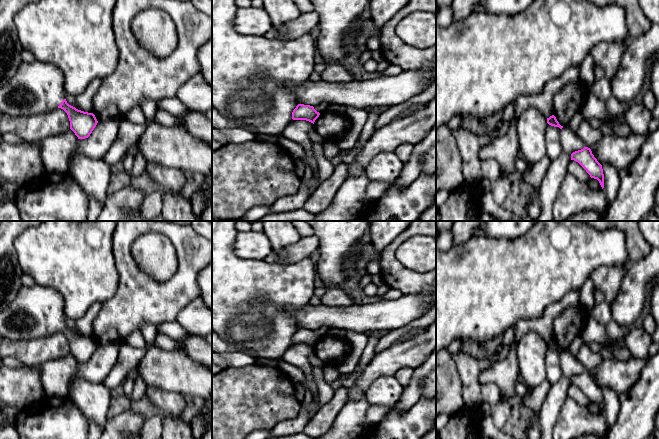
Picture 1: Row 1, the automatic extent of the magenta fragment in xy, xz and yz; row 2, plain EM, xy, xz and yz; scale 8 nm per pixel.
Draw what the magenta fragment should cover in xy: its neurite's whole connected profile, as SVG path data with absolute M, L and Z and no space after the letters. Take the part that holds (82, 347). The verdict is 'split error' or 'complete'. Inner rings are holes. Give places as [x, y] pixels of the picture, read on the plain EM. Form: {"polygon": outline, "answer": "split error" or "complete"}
{"polygon": "M35 283L32 286L23 286L10 305L0 311L0 337L11 341L31 340L61 332L67 337L70 353L78 363L88 362L98 345L93 337L69 329L65 323L66 317L64 300L57 291Z", "answer": "split error"}

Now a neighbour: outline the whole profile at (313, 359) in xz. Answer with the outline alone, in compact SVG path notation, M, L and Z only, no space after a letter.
M314 351L309 356L309 362L312 367L323 368L325 366L325 363L316 356Z

